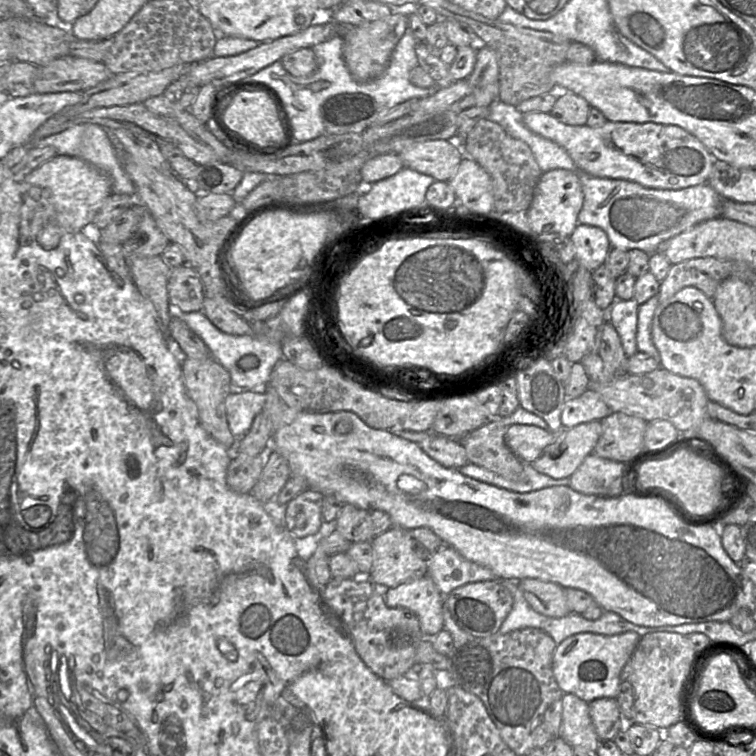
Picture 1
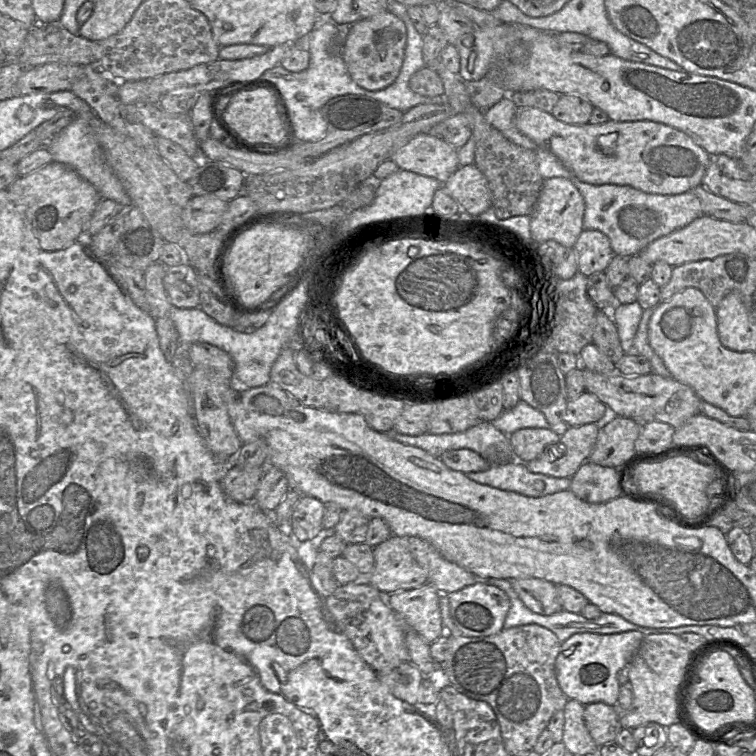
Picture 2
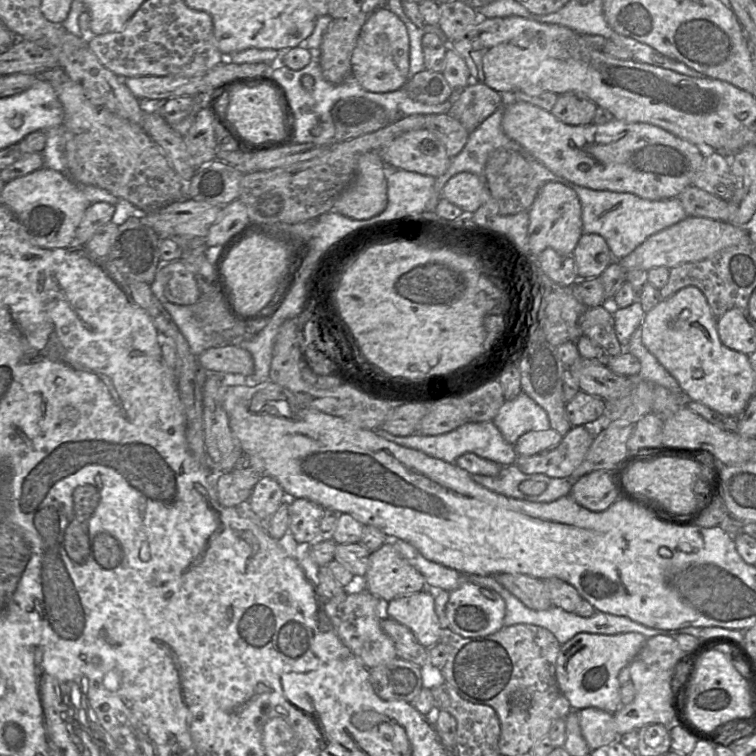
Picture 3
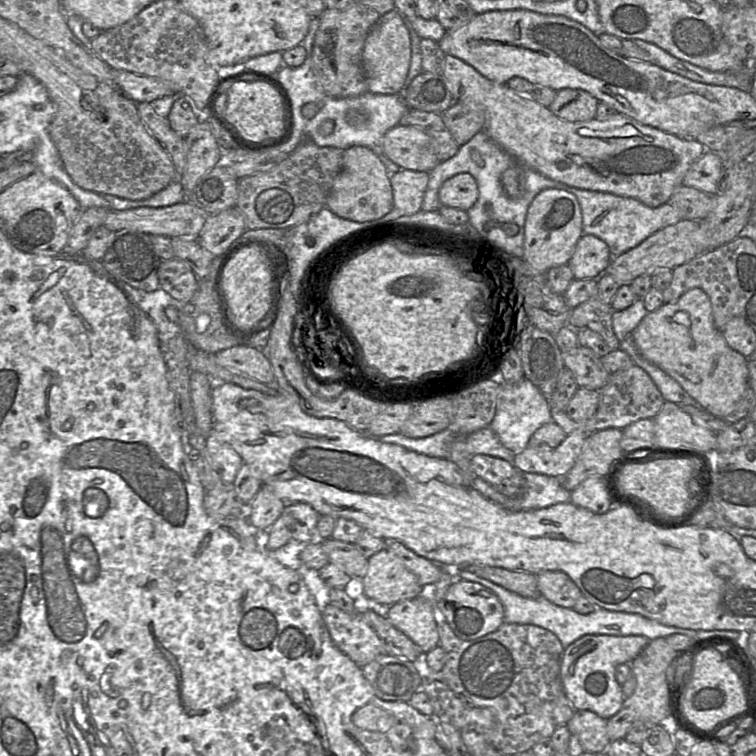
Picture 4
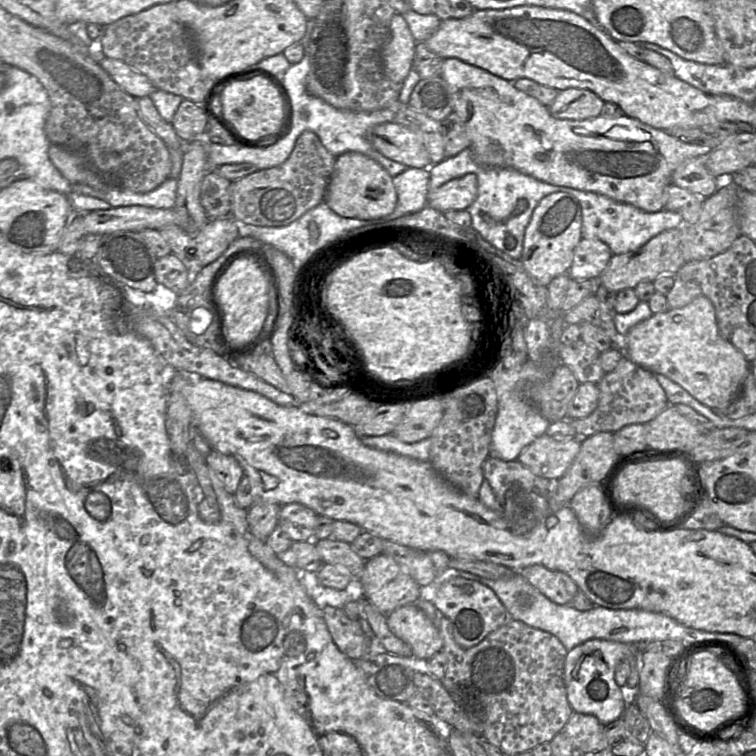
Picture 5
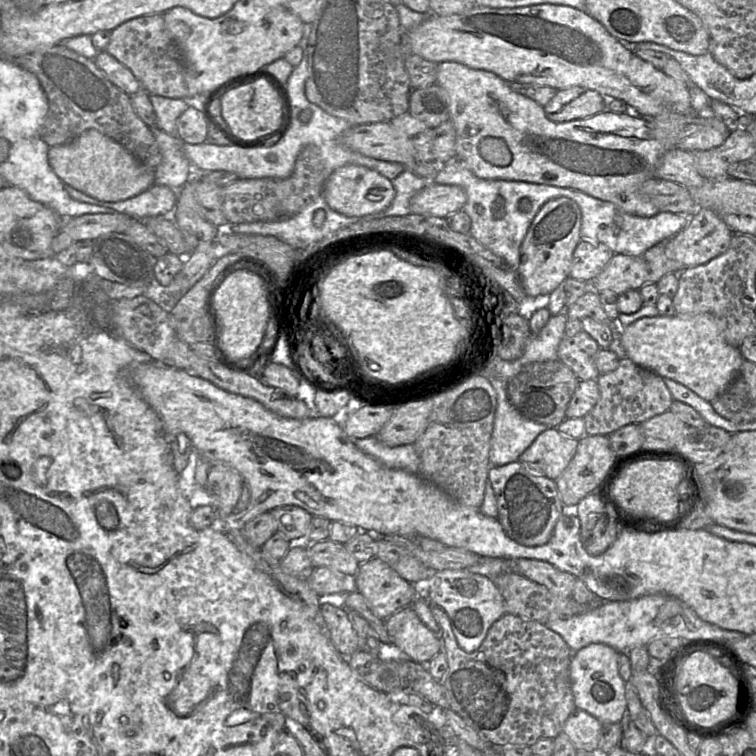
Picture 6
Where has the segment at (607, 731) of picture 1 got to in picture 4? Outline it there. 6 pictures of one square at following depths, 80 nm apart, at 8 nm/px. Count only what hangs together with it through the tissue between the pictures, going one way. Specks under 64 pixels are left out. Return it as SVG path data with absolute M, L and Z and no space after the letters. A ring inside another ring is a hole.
M575 710L566 725L569 733L578 738L584 751L605 752L605 747L610 743L607 719L590 710Z

